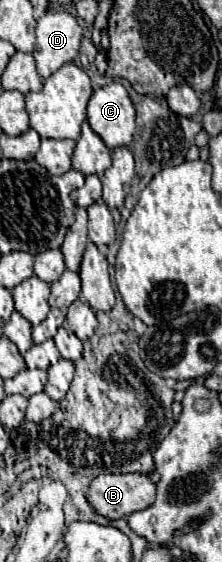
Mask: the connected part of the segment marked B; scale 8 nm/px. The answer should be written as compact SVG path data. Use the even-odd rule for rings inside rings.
M101 474L91 482L87 500L107 520L127 518L155 500L155 482L145 474Z

